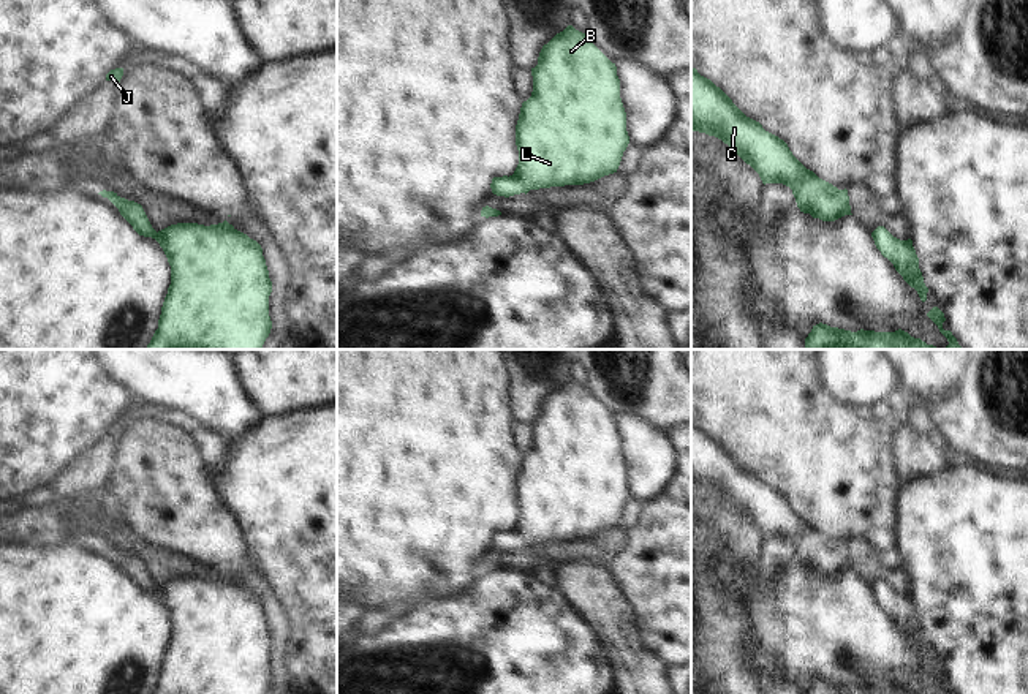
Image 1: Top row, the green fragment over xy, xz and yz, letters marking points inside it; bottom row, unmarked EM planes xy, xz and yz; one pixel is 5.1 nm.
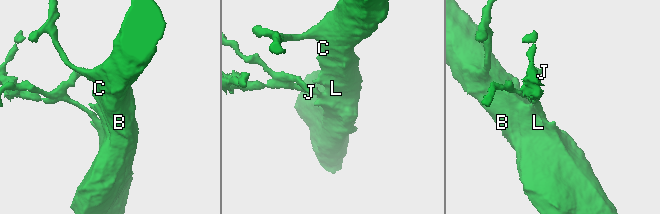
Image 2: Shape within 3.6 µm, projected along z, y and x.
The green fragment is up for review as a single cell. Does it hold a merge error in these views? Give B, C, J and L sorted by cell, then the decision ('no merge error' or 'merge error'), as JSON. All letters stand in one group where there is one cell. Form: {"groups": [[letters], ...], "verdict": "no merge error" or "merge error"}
{"groups": [["B", "C", "J", "L"]], "verdict": "no merge error"}

